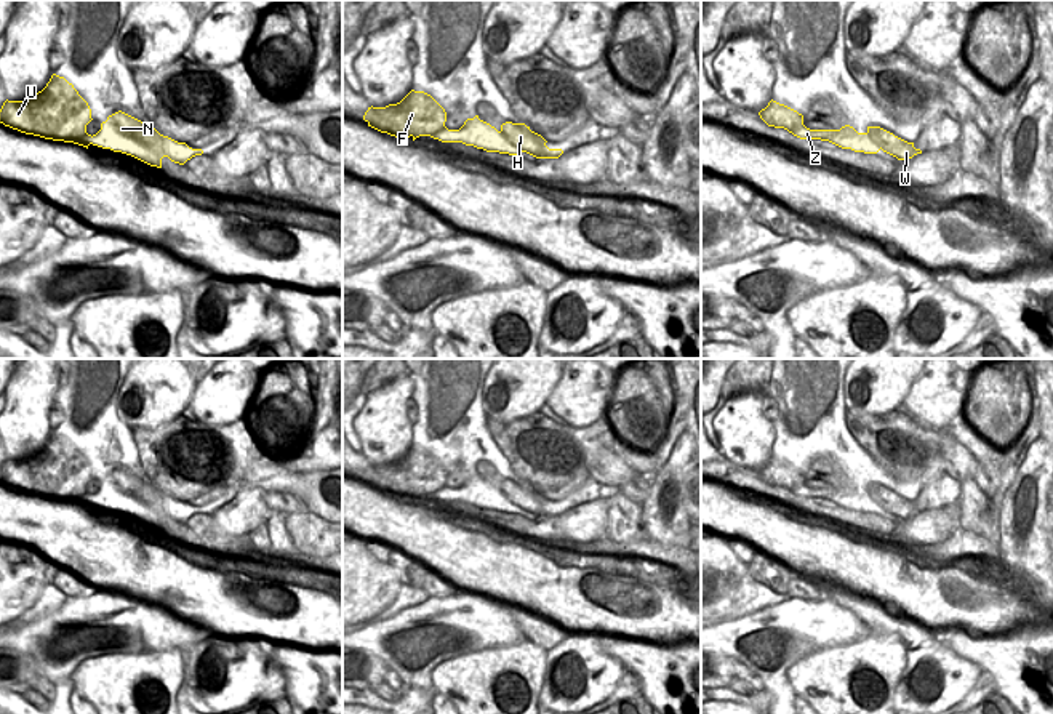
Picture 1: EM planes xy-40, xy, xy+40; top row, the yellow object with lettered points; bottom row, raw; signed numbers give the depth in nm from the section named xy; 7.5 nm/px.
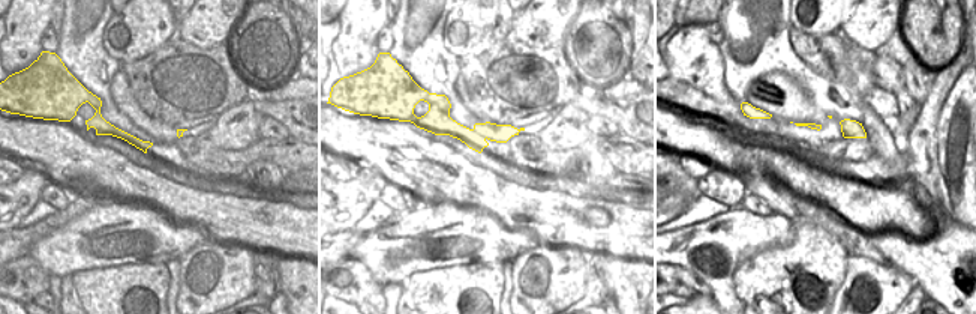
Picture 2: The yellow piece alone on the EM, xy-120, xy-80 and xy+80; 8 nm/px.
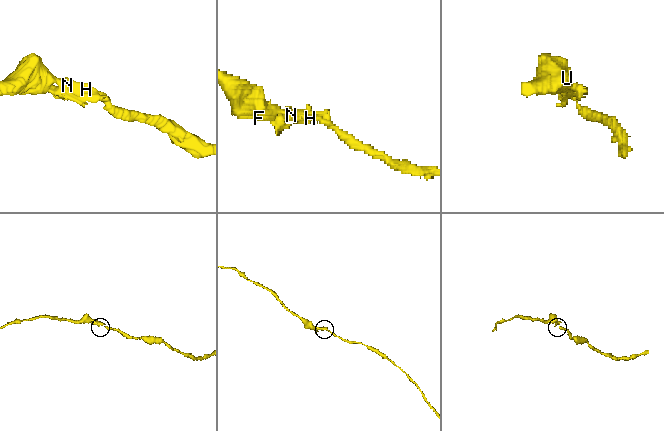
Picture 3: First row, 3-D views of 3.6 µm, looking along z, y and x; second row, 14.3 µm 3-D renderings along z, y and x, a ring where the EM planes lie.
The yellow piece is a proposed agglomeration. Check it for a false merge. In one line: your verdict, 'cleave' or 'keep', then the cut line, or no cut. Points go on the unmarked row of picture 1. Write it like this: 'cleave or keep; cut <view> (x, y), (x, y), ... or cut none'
keep; cut none

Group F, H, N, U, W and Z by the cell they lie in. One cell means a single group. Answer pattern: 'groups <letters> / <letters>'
groups F H N U W Z

